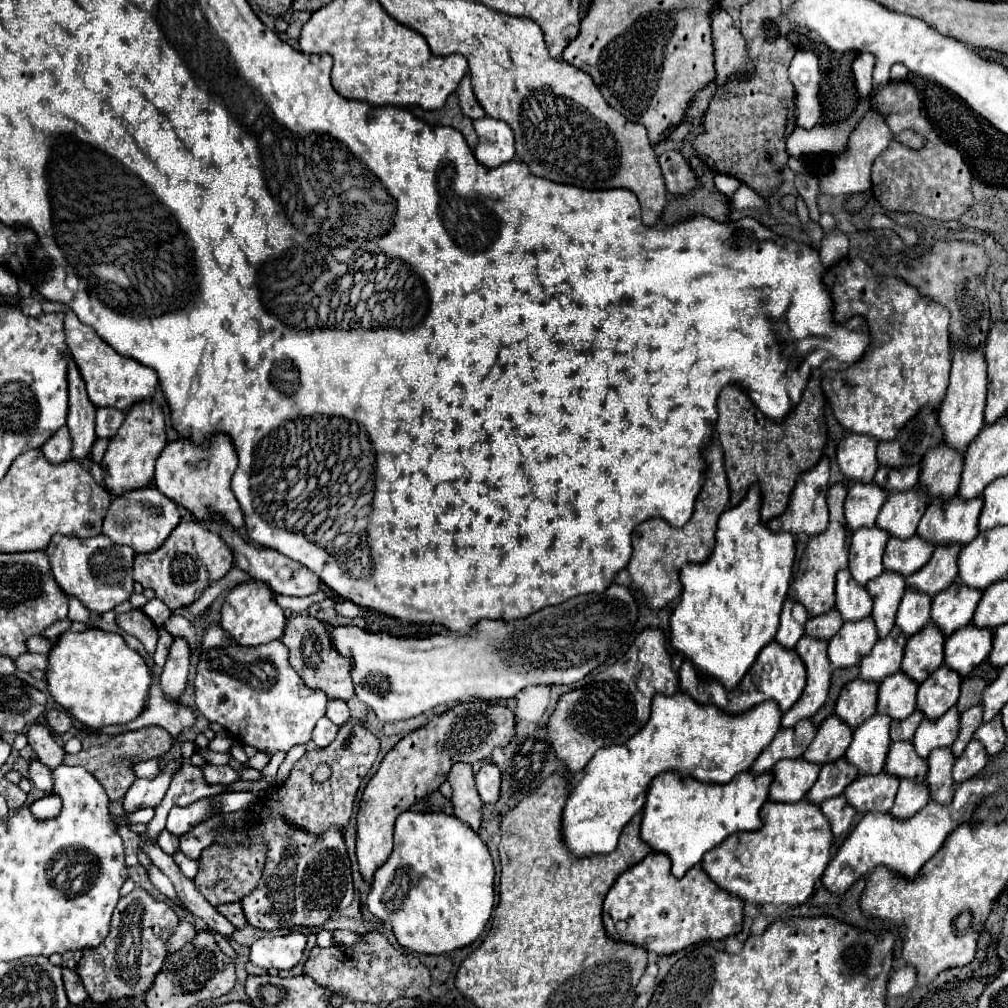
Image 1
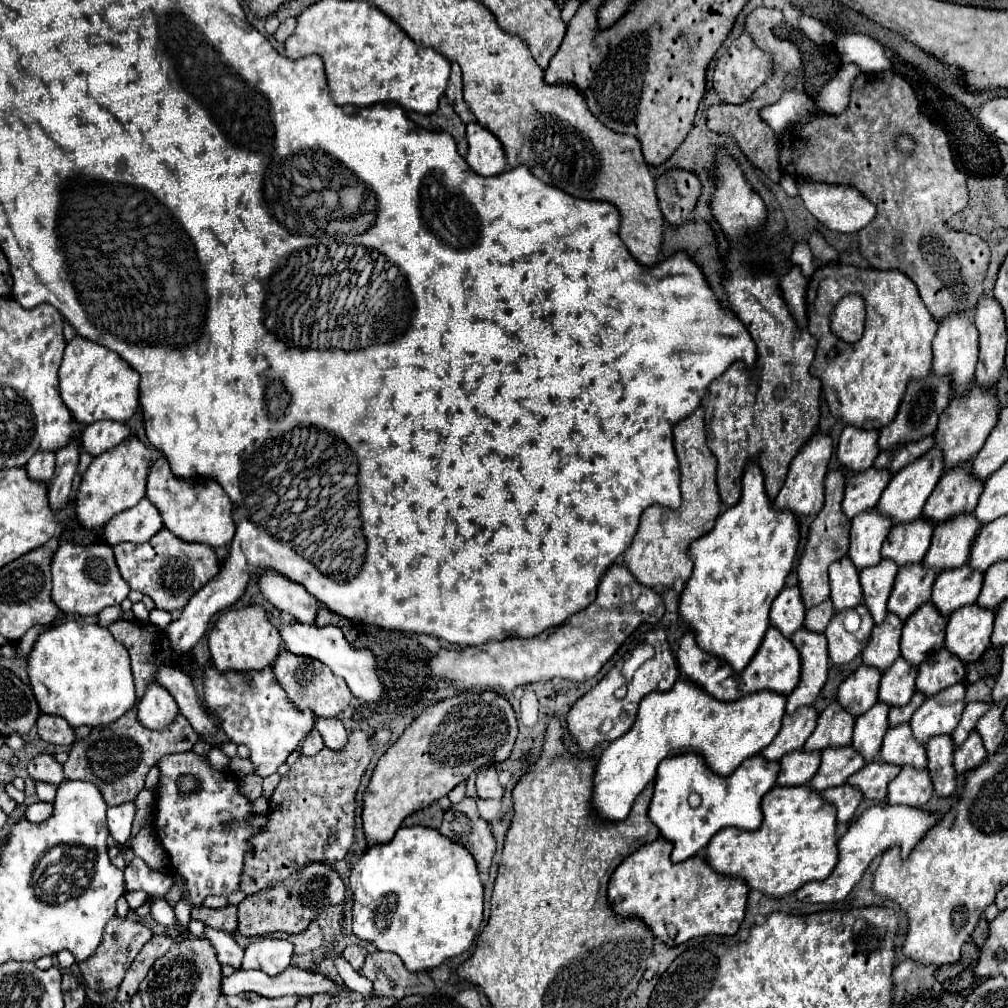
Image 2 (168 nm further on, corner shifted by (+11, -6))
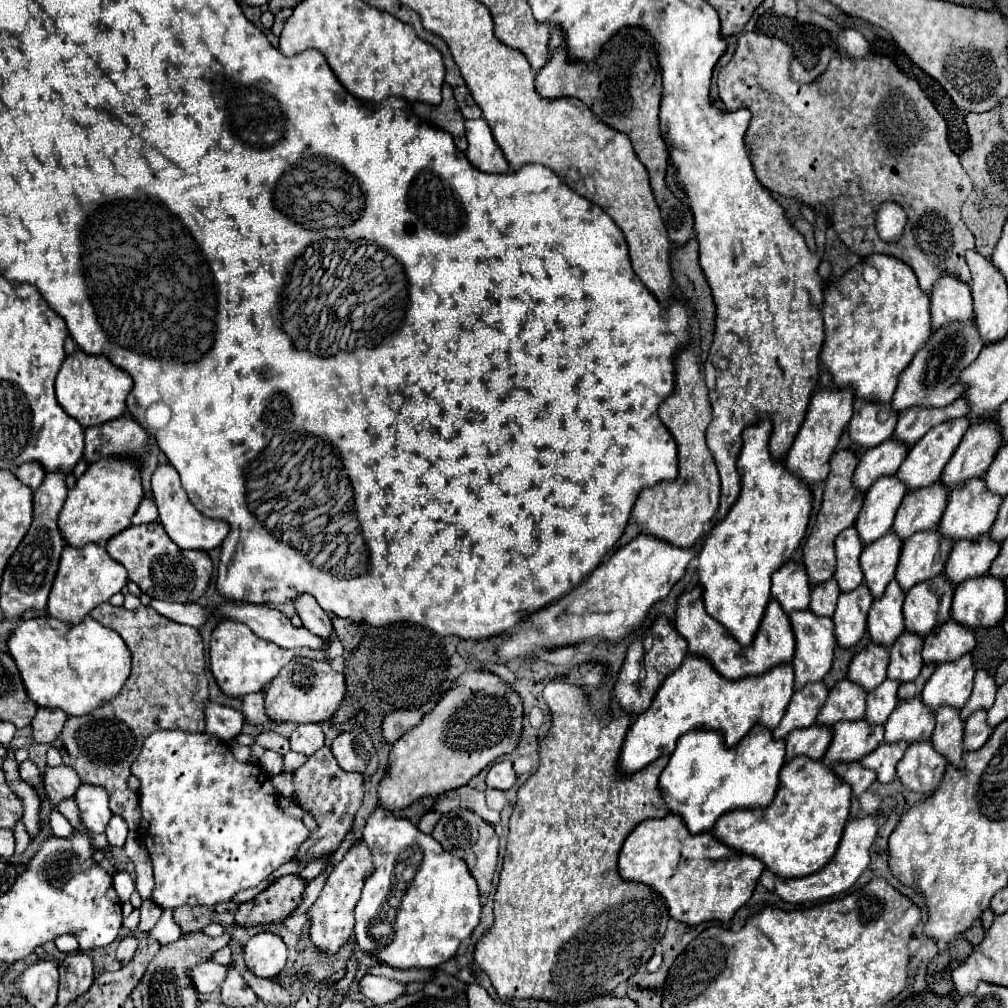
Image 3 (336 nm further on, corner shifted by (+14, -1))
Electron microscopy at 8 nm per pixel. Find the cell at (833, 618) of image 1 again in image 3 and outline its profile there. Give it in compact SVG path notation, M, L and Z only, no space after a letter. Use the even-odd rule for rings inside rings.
M829 578L827 582L813 586L811 604L809 604L811 612L817 614L817 616L831 616L835 612L839 594L841 594L841 590L837 590L837 580L835 578Z

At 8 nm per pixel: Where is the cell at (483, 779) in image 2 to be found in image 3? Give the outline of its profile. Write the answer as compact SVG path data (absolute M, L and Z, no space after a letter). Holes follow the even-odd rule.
M499 760L491 766L487 774L487 786L499 788L499 790L509 790L517 782L517 774L513 770L513 764L509 760Z

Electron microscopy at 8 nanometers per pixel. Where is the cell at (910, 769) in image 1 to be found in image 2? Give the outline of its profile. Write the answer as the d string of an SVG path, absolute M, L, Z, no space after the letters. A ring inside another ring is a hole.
M908 723L900 727L892 727L884 735L884 743L880 749L880 759L898 767L926 767L926 749L912 737L912 729Z

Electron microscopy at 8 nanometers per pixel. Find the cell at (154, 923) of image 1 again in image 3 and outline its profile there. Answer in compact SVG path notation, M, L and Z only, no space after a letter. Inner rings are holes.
M133 936L123 938L117 946L117 958L121 960L121 964L127 964L133 958L135 950L137 950L137 938L133 938Z

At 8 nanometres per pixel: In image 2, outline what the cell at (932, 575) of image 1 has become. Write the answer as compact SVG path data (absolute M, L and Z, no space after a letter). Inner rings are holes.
M962 515L960 519L952 519L952 523L936 525L932 545L922 559L922 565L938 573L966 565L972 539L980 527L982 525L974 515Z

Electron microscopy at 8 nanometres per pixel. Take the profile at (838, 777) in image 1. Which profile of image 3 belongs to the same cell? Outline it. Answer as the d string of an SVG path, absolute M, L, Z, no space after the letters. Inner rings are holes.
M837 722L833 726L833 742L823 756L827 766L835 762L853 762L867 756L883 742L883 726L869 726L869 722Z

